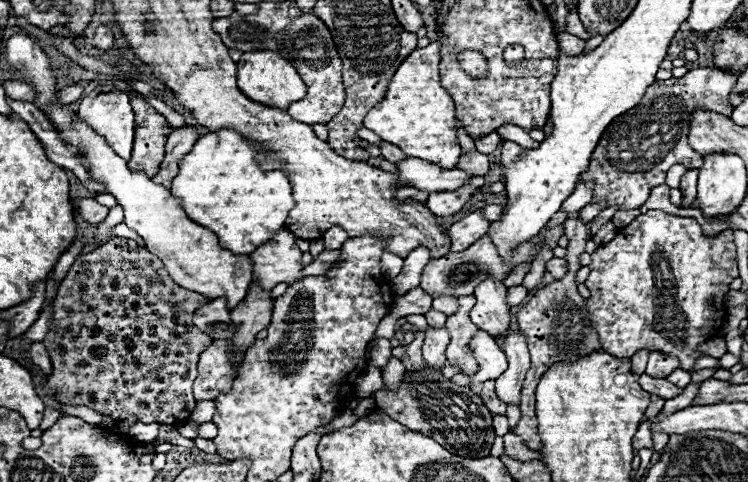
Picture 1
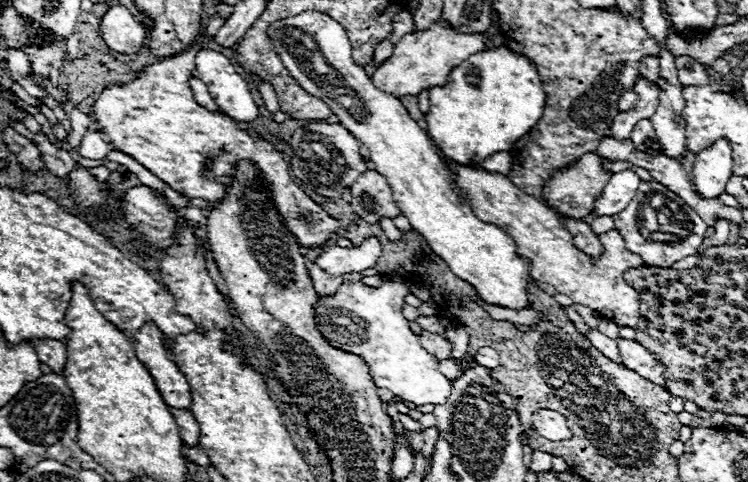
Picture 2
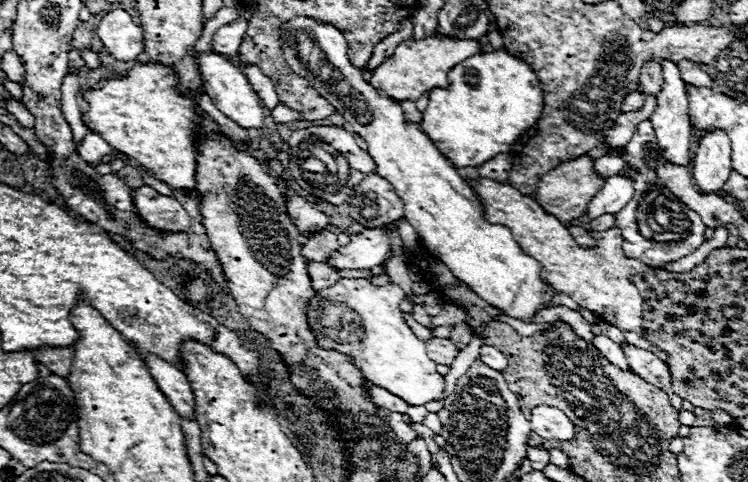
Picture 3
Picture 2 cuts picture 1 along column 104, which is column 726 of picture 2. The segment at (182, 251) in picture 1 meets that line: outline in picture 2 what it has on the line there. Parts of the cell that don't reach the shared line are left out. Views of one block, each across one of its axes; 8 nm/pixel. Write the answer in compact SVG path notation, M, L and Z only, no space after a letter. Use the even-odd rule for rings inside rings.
M718 140L712 148L700 152L700 158L696 158L692 184L700 198L718 198L726 192L726 184L732 174L732 148L726 140Z

